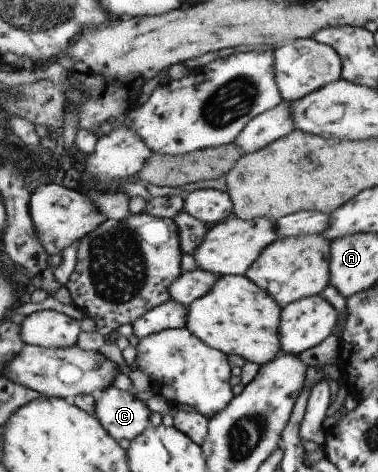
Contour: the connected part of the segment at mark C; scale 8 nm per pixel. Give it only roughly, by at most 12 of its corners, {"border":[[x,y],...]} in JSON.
{"border":[[114,386],[104,389],[95,415],[117,441],[147,430],[151,408]]}

